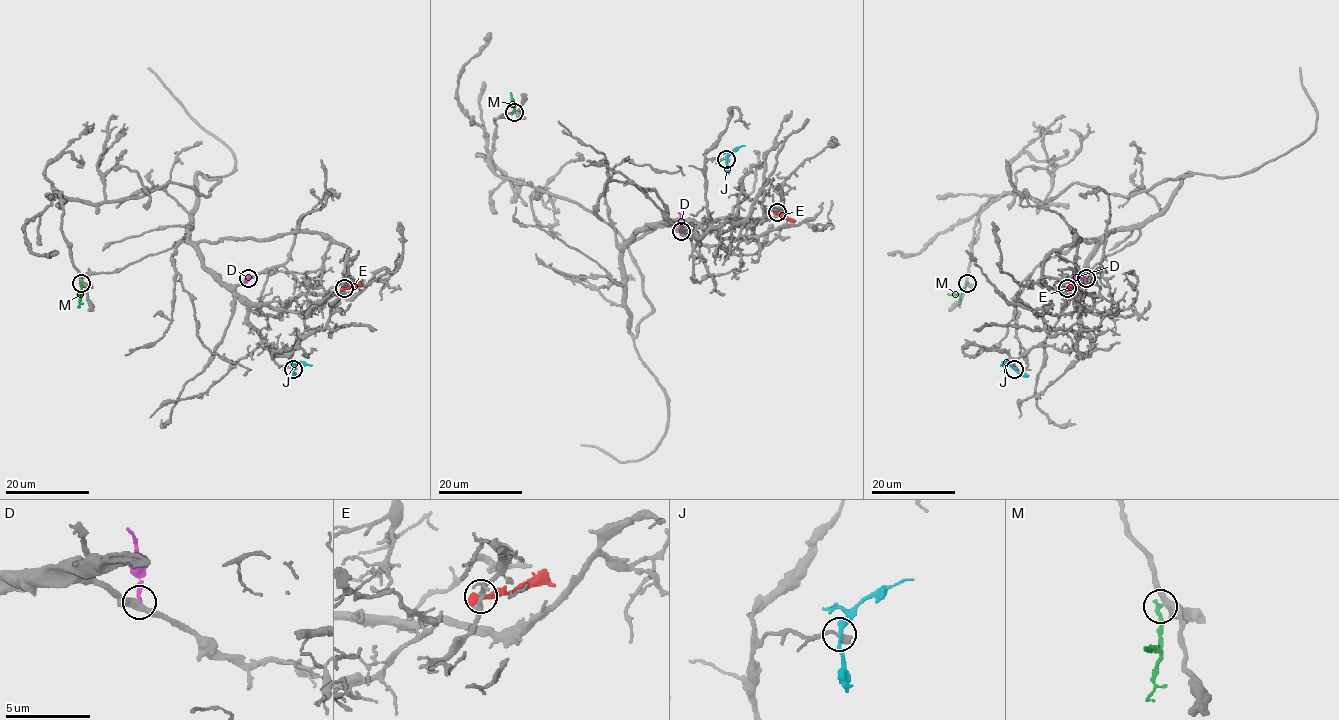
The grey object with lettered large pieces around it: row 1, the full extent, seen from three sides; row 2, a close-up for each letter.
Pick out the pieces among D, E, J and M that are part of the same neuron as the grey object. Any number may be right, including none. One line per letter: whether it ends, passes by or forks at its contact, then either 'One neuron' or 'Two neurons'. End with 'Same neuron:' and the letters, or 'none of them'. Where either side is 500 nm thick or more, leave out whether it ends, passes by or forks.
D: It ends there. Two neurons
E: It ends there. Two neurons
J: It passes by. Two neurons
M: It ends there. Two neurons
Same neuron: none of them

